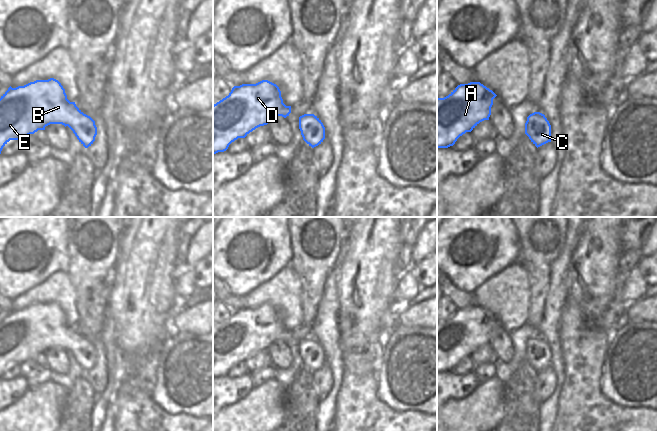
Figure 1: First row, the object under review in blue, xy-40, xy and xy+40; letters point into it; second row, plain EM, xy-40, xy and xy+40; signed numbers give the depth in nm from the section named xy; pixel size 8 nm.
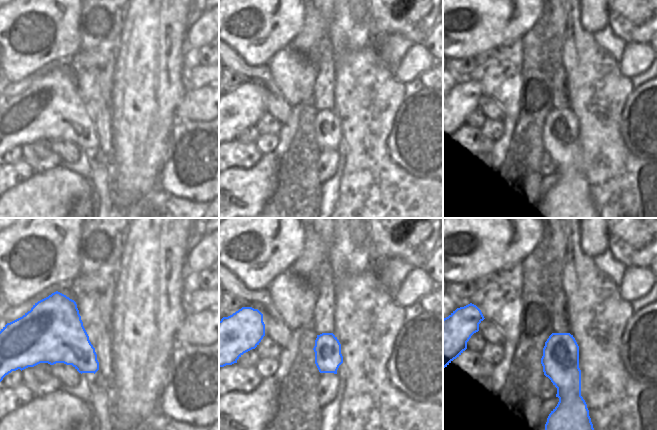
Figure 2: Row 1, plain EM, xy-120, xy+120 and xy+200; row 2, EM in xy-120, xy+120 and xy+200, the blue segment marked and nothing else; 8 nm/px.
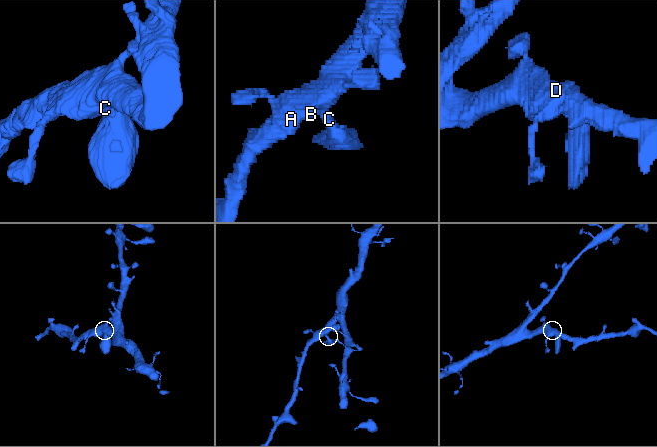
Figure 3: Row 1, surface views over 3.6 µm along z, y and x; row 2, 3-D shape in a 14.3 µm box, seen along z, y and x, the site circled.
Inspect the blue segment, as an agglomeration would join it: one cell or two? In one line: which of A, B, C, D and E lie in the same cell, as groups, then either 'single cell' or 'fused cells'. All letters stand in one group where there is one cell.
groups A B C D E; single cell

